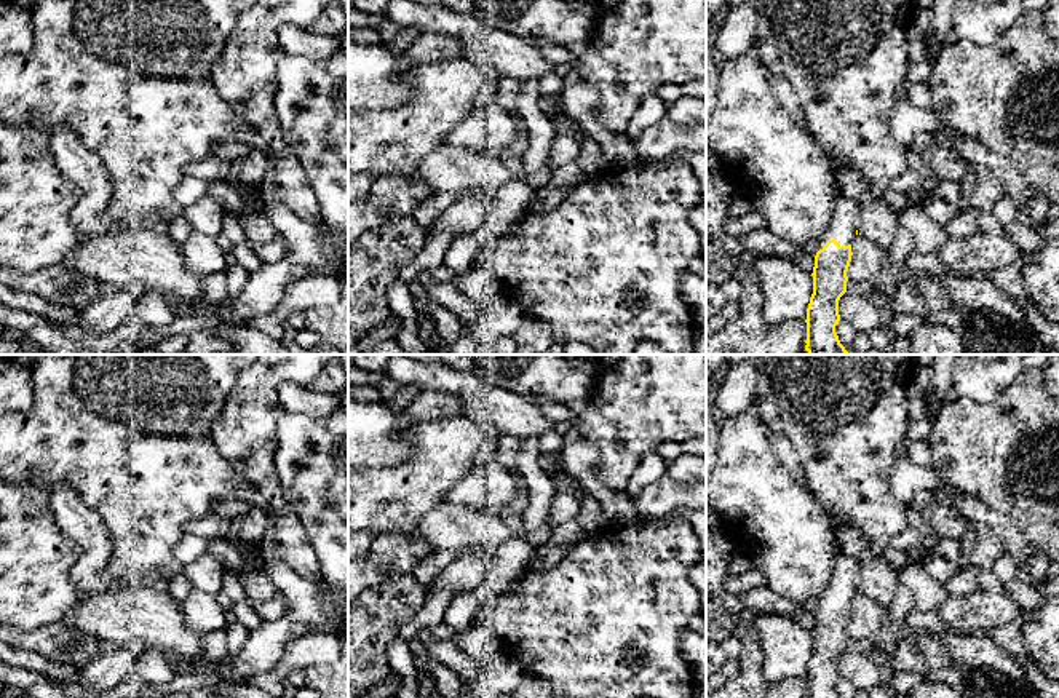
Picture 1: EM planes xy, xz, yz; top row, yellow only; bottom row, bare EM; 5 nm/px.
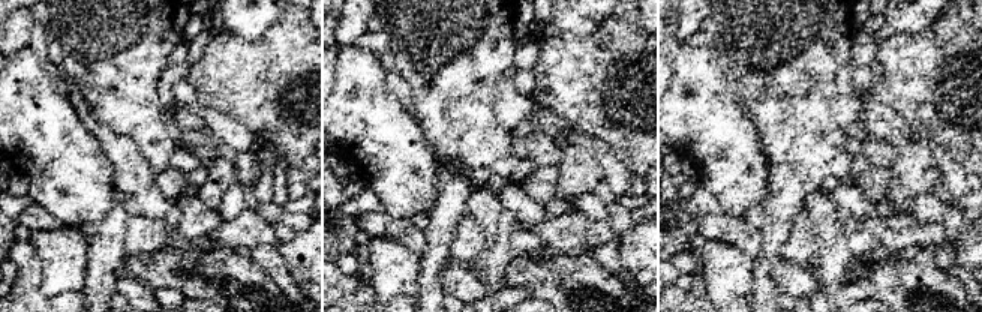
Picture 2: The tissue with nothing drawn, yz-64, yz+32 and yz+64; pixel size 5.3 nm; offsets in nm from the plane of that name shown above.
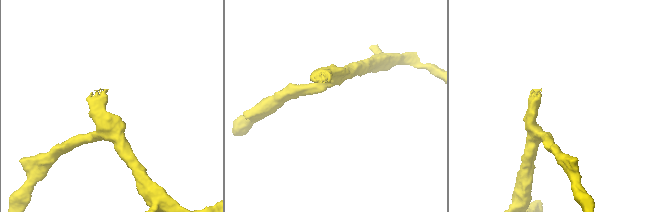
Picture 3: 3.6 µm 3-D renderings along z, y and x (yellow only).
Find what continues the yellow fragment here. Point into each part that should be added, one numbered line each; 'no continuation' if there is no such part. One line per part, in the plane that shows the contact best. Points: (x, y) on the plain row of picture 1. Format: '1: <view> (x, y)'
1: yz (842, 586)

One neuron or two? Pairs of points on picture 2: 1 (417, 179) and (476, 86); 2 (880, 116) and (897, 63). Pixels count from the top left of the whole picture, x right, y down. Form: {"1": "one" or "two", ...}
{"1": "two", "2": "two"}

